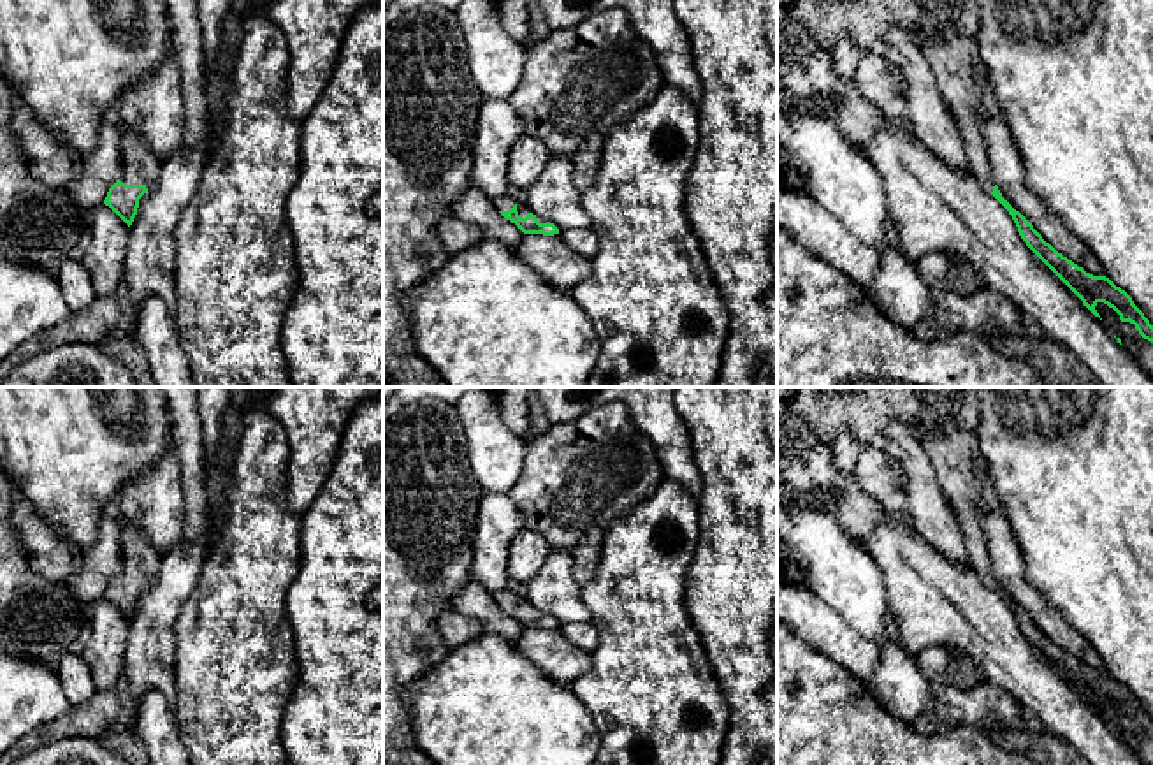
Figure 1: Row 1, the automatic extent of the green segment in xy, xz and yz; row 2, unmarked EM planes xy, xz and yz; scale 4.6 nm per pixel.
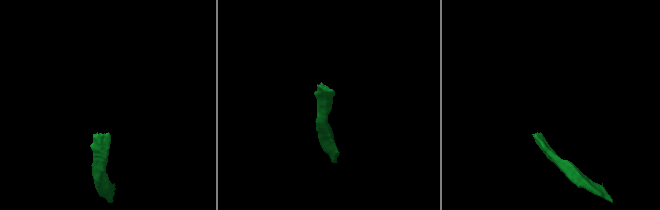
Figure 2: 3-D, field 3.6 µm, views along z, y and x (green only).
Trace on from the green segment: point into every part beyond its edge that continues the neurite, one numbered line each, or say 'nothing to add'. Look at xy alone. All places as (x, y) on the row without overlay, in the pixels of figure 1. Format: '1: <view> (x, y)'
1: xy (139, 558)

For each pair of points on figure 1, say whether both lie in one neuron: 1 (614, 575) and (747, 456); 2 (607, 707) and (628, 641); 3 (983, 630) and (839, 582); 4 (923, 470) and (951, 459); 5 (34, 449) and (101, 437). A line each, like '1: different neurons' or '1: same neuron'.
1: different neurons
2: same neuron
3: different neurons
4: different neurons
5: same neuron

